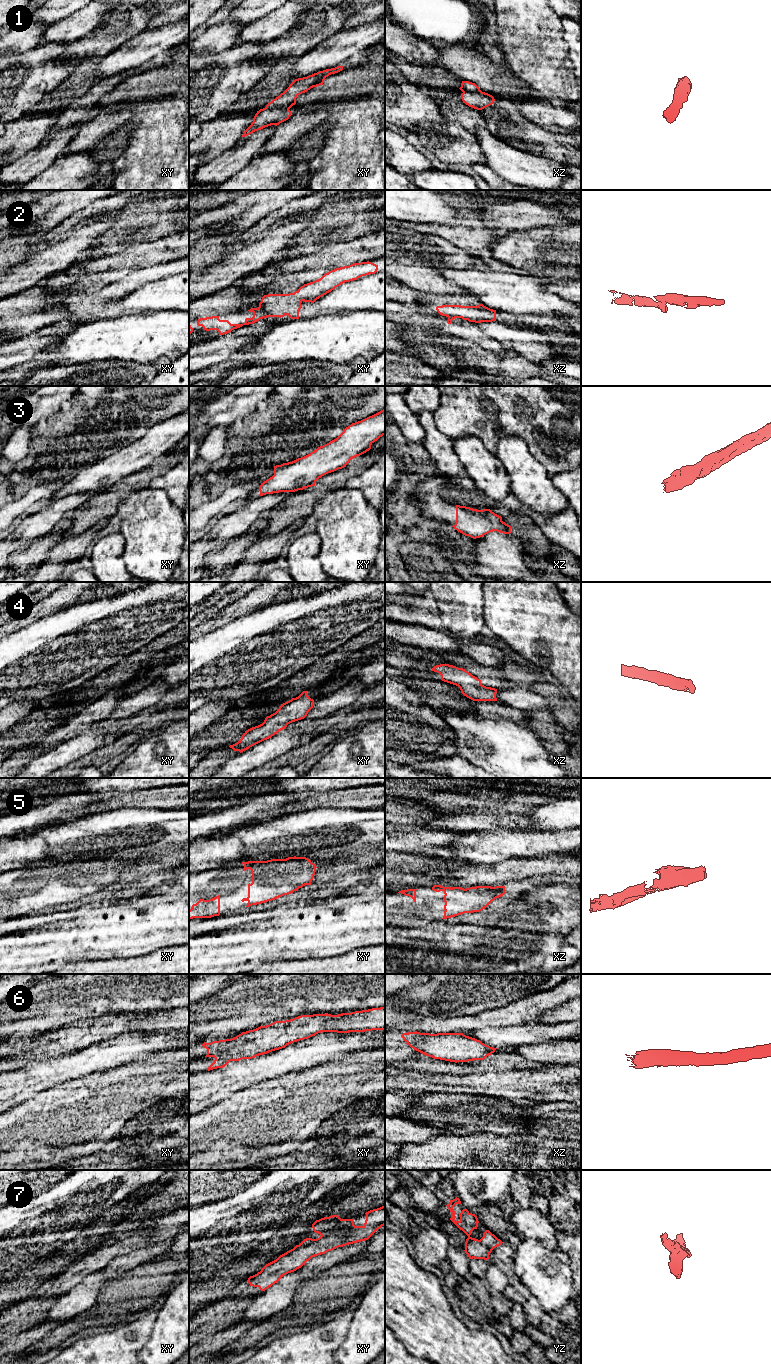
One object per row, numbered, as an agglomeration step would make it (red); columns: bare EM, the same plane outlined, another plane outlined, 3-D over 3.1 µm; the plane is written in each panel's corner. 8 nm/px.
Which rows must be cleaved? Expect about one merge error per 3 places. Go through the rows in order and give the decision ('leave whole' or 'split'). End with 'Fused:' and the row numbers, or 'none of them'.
1: leave whole
2: split
3: leave whole
4: leave whole
5: leave whole
6: leave whole
7: leave whole
Fused: 2

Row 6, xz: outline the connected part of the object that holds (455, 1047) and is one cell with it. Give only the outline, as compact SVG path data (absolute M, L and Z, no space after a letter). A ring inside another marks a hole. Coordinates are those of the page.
M415 1031L403 1033L401 1037L407 1045L426 1056L455 1063L484 1060L497 1049L463 1033L430 1034Z

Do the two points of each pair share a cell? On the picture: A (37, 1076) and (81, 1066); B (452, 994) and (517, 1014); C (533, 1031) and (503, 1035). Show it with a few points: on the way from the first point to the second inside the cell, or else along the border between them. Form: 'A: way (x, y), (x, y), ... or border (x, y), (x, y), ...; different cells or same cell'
A: way (48, 1073), (70, 1067); same cell
B: border (518, 998), (505, 1005), (482, 1010), (474, 1015); different cells
C: way (526, 1034), (510, 1035); same cell

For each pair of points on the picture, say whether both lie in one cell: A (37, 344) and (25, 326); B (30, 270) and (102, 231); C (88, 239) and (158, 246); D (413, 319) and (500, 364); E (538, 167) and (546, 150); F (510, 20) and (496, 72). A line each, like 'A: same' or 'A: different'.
A: different
B: same
C: different
D: same
E: different
F: different

